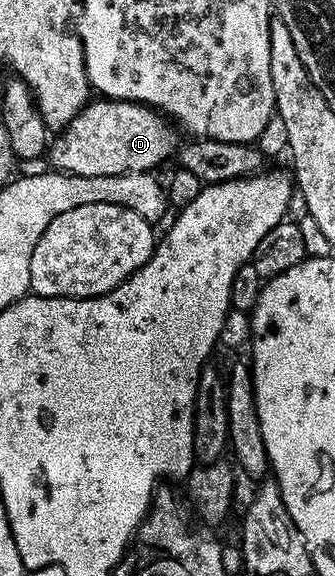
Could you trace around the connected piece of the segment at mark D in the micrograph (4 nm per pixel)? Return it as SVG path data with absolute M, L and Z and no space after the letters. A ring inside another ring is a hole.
M93 101L70 127L56 136L51 147L52 166L64 175L83 178L153 173L178 154L176 133L152 108L137 103Z

